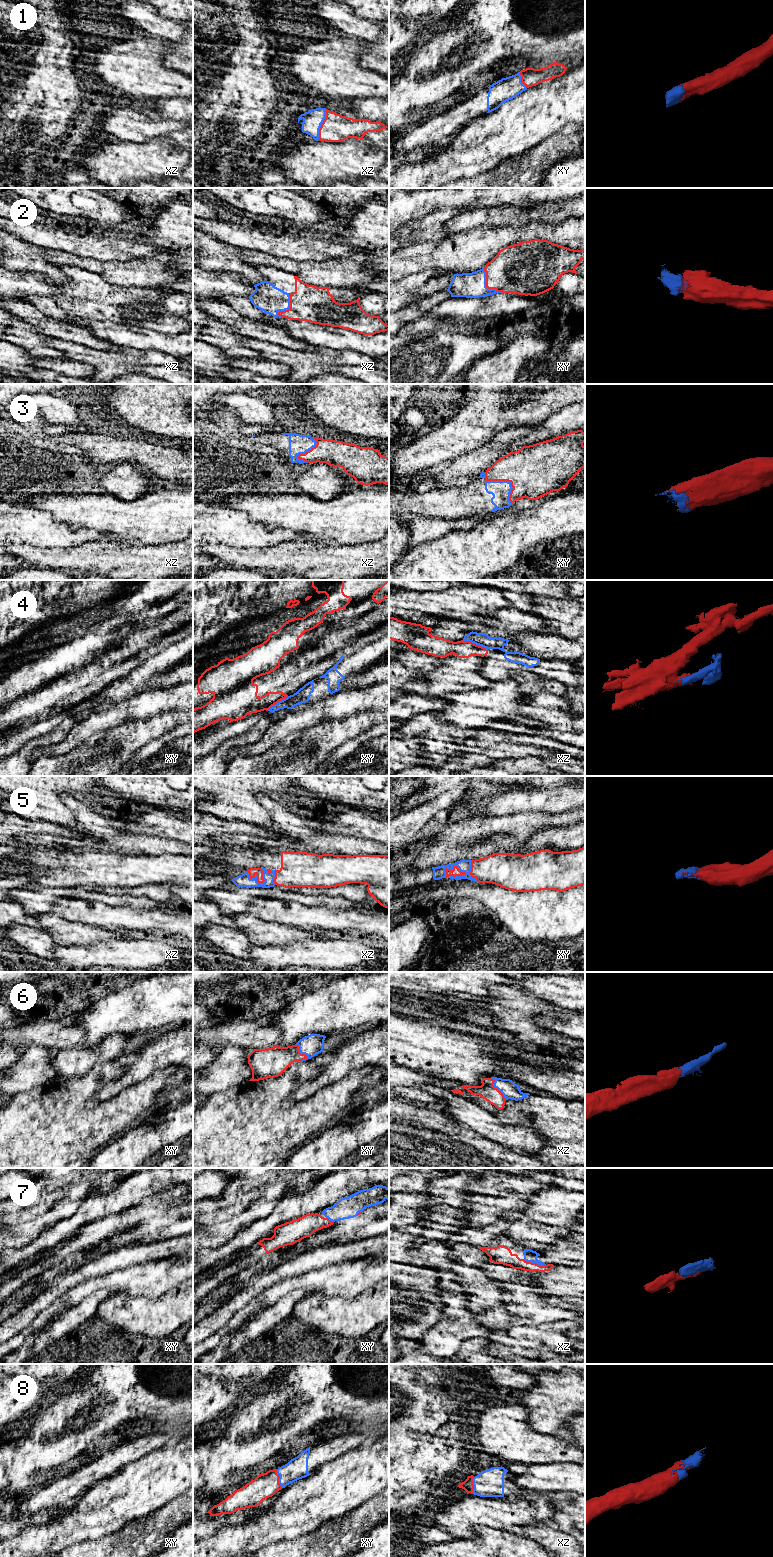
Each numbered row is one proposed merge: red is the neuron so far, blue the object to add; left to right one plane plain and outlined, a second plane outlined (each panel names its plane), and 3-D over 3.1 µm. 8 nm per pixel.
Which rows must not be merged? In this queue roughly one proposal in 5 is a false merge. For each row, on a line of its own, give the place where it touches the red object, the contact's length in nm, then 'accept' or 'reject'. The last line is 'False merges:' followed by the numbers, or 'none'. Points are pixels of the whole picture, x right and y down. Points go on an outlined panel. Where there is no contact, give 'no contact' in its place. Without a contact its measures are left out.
1: meets red in xz at (321, 124); contact 260 nm long; accept
2: meets red in xy at (486, 285); contact 260 nm long; accept
3: meets red in xy at (508, 481); contact 300 nm long; accept
4: meets red in xz at (475, 644); contact 220 nm long; reject
5: meets red in xy at (455, 866); contact 190 nm long; accept
6: meets red in xy at (299, 1052); contact 160 nm long; accept
7: meets red in xz at (534, 1263); contact 190 nm long; accept
8: meets red in xy at (279, 1477); contact 160 nm long; accept
False merges: 4

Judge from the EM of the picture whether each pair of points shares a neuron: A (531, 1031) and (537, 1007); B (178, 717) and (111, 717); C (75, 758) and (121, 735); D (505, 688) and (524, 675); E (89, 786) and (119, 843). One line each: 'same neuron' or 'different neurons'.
A: same neuron
B: different neurons
C: same neuron
D: different neurons
E: different neurons

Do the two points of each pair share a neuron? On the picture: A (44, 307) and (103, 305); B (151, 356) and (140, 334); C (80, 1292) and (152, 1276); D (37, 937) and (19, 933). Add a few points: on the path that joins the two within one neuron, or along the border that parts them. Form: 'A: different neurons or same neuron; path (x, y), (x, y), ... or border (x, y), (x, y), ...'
A: same neuron; path (59, 306), (88, 305)
B: different neurons; border (125, 346), (141, 350), (154, 350)
C: same neuron; path (98, 1283), (134, 1281)
D: same neuron; path (33, 937), (23, 936)

